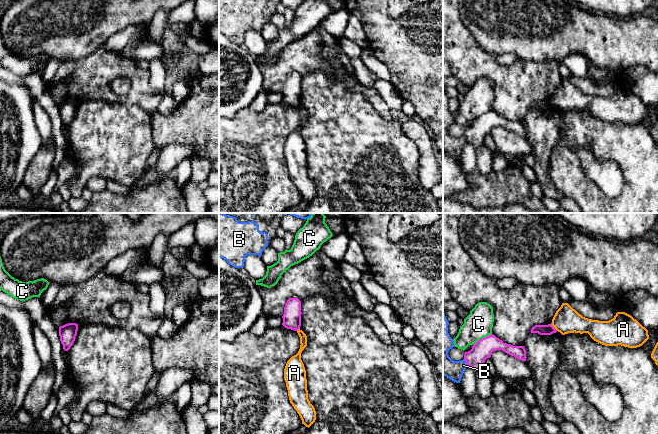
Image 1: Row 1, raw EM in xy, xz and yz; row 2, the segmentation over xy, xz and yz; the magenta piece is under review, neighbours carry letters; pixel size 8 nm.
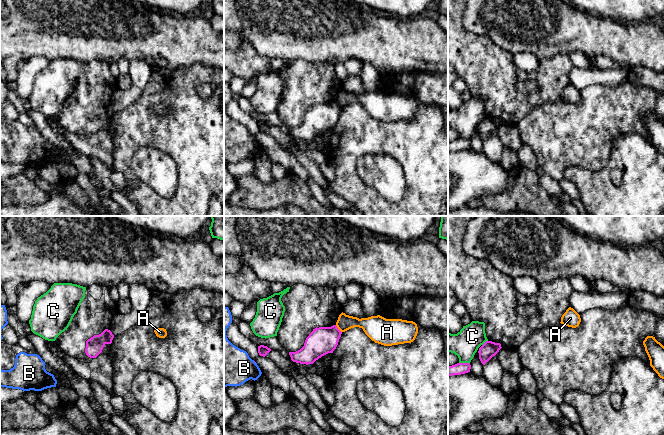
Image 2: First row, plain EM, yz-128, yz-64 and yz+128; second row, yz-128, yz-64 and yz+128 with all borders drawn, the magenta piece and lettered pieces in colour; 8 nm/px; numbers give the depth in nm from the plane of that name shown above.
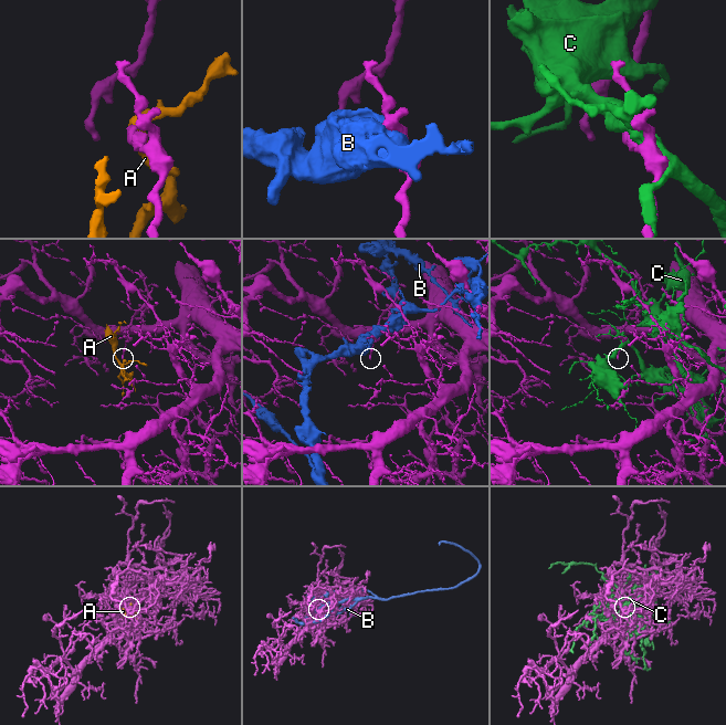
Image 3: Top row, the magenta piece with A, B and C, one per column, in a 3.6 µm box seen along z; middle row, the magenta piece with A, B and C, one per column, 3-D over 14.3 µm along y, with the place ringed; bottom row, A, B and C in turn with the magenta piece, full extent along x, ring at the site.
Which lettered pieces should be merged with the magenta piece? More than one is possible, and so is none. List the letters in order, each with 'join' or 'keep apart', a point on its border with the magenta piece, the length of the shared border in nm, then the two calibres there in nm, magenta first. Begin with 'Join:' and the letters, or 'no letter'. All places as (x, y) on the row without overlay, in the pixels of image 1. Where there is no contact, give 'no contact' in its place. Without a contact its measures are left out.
Join: no letter
A: keep apart; contact yz (553, 103); length 80 nm; calibres 80 and 220 nm
B: keep apart; contact yz (466, 139); length 70 nm; calibres 160 and 160 nm
C: keep apart; contact yz (482, 114); length 180 nm; calibres 160 and 220 nm

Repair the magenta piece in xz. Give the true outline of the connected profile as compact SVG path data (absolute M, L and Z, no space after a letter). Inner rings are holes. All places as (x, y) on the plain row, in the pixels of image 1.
M289 74L284 83L282 101L287 105L299 106L301 102L301 90L301 77L297 74Z

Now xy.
M68 99L59 103L60 117L63 121L63 125L68 127L75 117L75 113L78 107L78 100Z

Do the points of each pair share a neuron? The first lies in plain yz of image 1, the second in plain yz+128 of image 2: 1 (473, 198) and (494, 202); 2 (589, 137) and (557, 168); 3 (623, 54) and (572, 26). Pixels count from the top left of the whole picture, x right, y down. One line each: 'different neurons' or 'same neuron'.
1: same neuron
2: different neurons
3: same neuron

